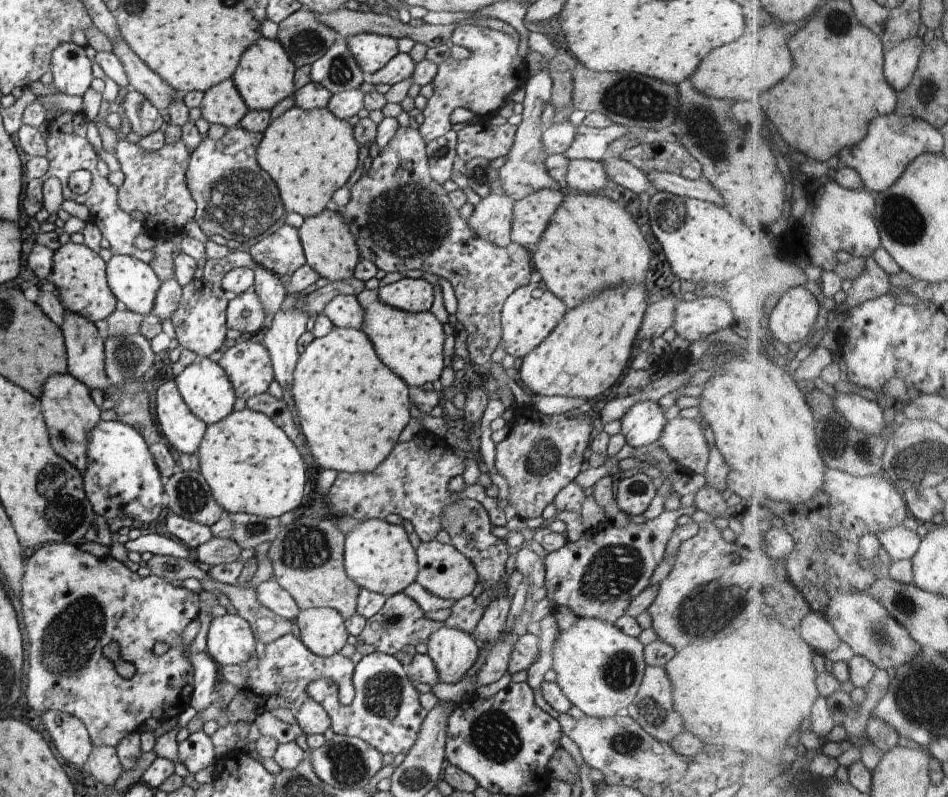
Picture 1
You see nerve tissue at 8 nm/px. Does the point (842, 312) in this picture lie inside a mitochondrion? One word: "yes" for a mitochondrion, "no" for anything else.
no

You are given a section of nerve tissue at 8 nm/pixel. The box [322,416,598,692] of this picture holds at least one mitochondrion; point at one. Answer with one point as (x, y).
(542, 456)

